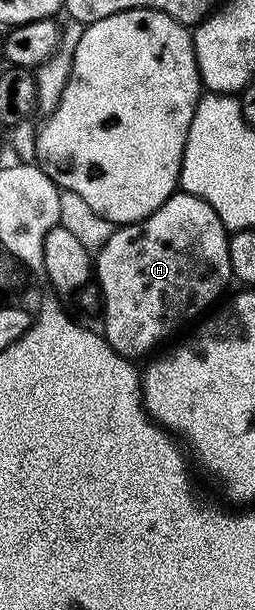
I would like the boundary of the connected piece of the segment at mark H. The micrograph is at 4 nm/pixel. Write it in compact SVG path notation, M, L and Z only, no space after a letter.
M185 193L171 195L147 219L142 219L139 223L128 223L111 231L114 232L107 237L106 244L99 249L98 255L96 251L96 258L92 263L92 275L100 292L101 330L108 345L116 353L120 353L120 357L138 361L141 355L149 356L157 352L157 347L165 339L172 338L193 319L201 320L215 306L213 303L225 293L226 286L232 283L228 257L230 235L216 209L212 209L208 201Z

